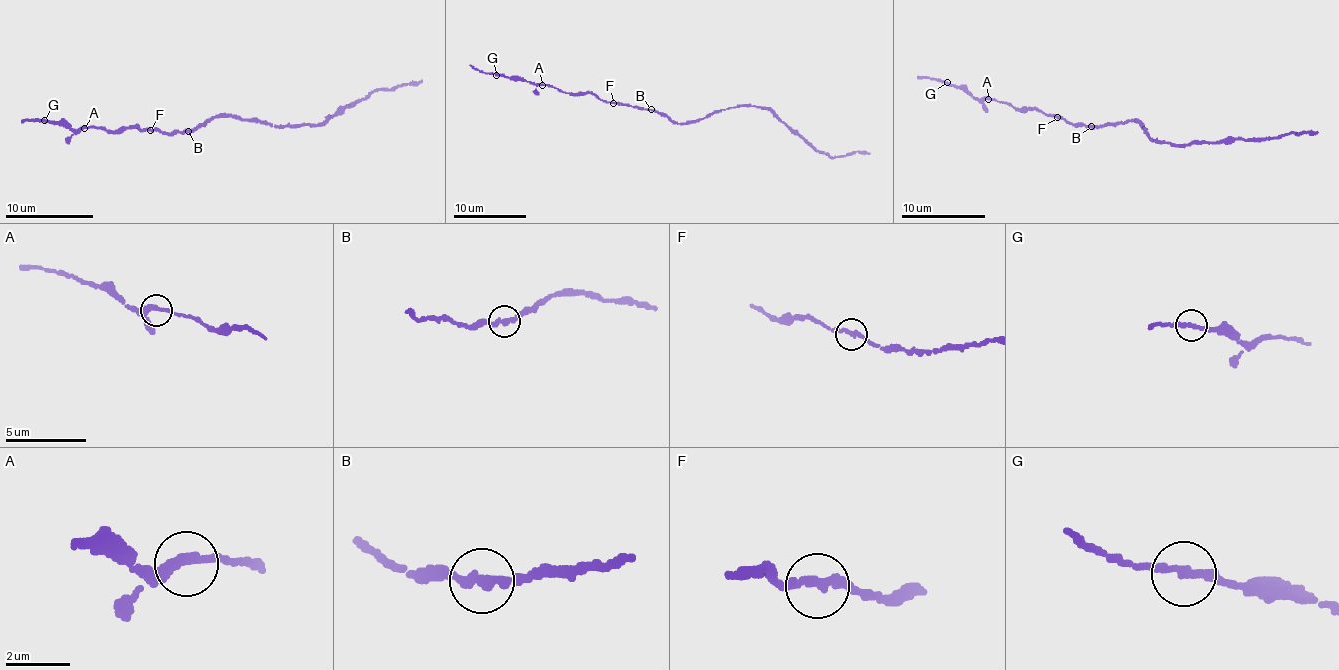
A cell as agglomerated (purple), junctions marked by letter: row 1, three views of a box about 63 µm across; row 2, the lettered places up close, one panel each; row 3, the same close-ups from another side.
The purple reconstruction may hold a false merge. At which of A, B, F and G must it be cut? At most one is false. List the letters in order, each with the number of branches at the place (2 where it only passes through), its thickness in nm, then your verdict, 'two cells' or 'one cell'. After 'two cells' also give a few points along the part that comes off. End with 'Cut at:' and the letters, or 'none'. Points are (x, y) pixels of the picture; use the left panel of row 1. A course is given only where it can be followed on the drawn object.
A: 2 | 260 nm | one cell
B: 2 | 260 nm | one cell
F: 2 | 260 nm | one cell
G: 2 | 260 nm | one cell
Cut at: none

